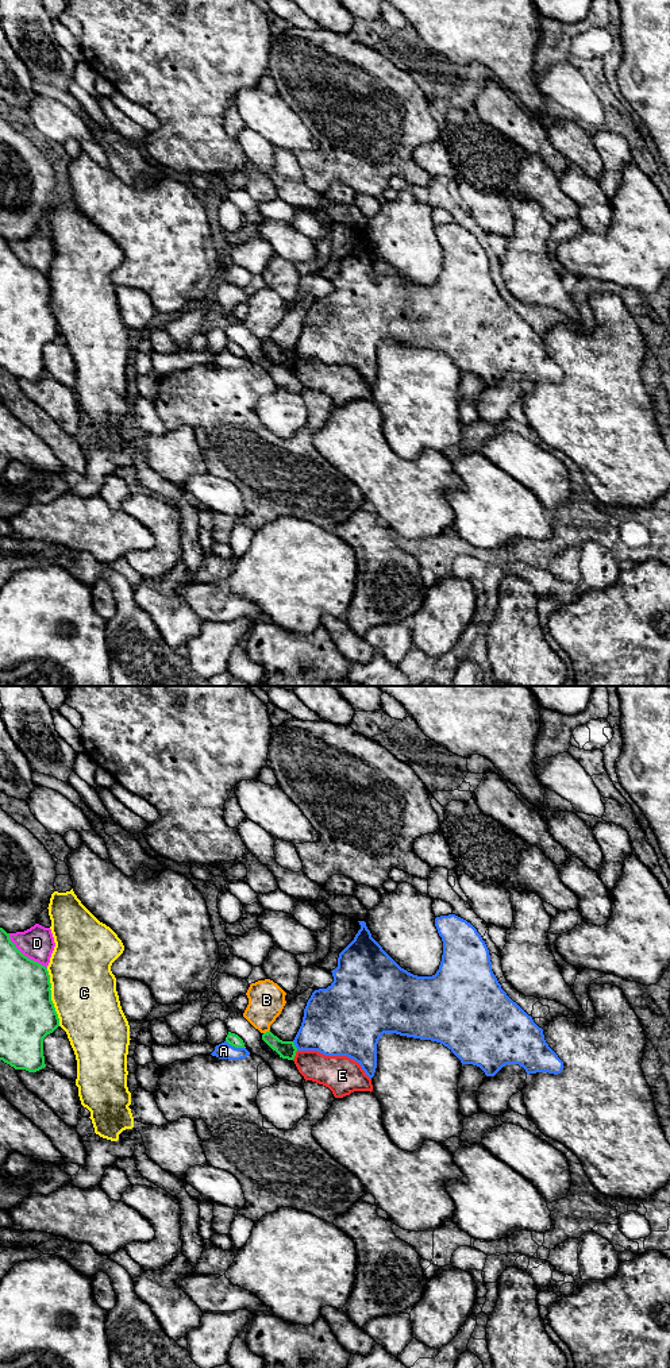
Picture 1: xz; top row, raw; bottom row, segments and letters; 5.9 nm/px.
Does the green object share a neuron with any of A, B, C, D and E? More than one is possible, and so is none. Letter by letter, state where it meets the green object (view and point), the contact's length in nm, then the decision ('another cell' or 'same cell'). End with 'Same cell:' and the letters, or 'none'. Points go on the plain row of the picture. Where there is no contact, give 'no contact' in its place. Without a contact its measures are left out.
A: meets green in xz at (235, 355); contact 130 nm long; another cell
B: meets green in xz at (266, 340); contact 50 nm long; another cell
C: meets green in xz at (50, 305); contact 360 nm long; another cell
D: meets green in xz at (23, 264); contact 320 nm long; another cell
E: meets green in xz at (295, 363); contact 70 nm long; another cell
Same cell: none

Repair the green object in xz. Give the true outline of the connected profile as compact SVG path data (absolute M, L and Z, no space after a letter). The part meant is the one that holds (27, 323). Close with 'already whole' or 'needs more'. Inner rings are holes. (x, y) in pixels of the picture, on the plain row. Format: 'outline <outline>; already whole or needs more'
outline M0 236L0 369L15 378L46 375L43 347L59 335L45 274L24 265Z; already whole

